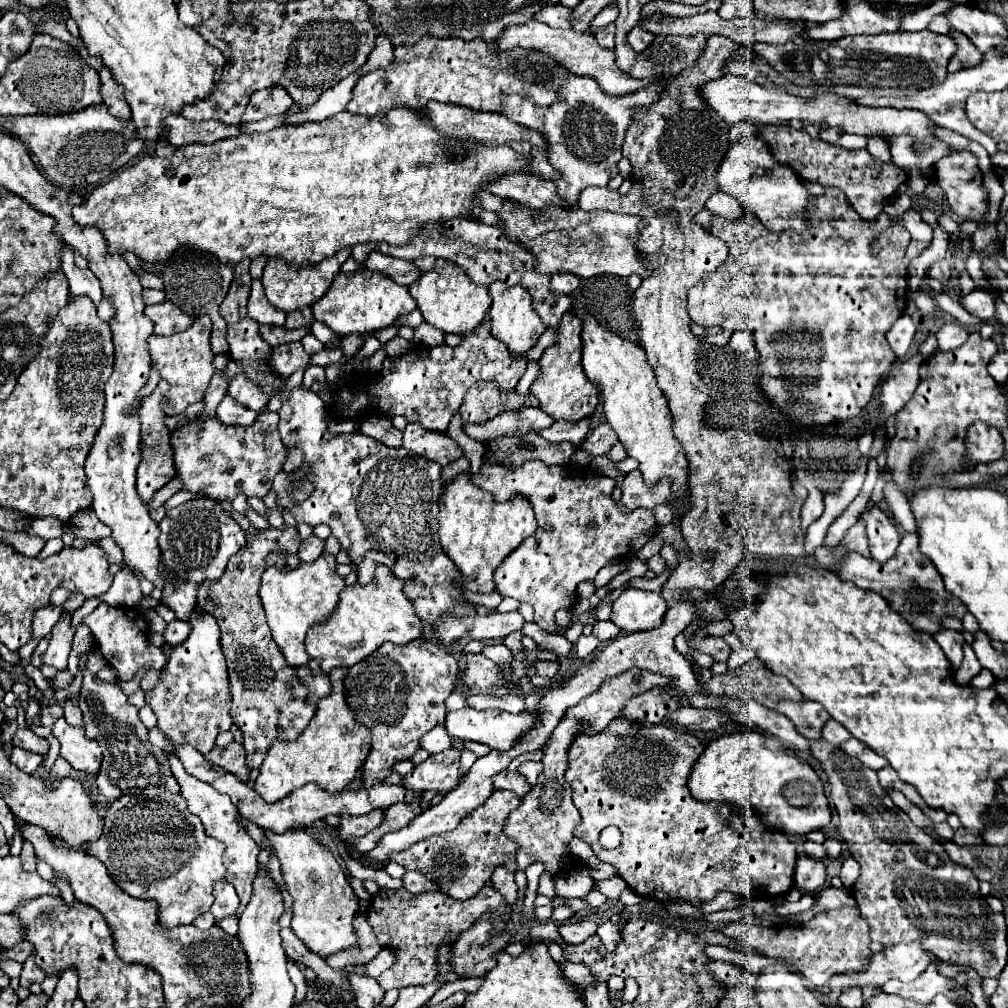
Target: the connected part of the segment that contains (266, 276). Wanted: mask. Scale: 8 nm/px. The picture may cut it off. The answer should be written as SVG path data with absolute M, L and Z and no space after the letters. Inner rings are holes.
M345 247L341 249L337 255L329 257L329 259L323 259L321 263L317 265L311 265L311 267L289 267L289 263L283 263L281 259L269 259L265 269L263 269L263 287L265 287L265 295L267 299L281 311L295 311L295 309L301 309L301 307L309 307L313 305L317 299L321 299L327 289L331 287L335 275L341 271L341 265L349 259L351 255L351 247Z

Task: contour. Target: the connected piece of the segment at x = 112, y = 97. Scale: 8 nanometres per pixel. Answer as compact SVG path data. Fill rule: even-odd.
M103 67L101 73L101 97L103 97L103 105L109 109L109 113L121 121L129 121L131 119L131 111L129 105L123 99L123 91L121 85L113 79L113 75L109 75L109 69Z

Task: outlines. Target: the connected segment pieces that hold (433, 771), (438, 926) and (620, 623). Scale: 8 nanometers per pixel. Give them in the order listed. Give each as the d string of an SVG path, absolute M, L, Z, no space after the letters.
M451 747L441 753L429 755L427 761L423 761L421 765L415 765L415 769L407 773L399 785L409 791L435 789L435 791L447 793L461 779L463 775L459 773L459 749Z
M483 887L473 899L463 903L441 895L441 891L413 895L405 889L379 889L371 899L367 923L371 925L379 947L393 951L395 963L377 977L377 983L385 991L391 987L403 989L409 985L431 983L437 975L437 951L441 943L455 943L459 935L471 929L487 911L491 913L493 935L499 935L505 929L505 923L513 917L513 905L507 905L507 901L491 887Z
M627 589L615 603L611 621L625 633L635 633L641 629L653 629L661 625L667 611L667 601L661 593Z

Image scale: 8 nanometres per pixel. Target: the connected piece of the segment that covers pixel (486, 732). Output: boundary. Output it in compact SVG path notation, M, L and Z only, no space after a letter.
M459 709L459 711L449 711L447 717L445 717L445 729L451 737L455 739L463 739L463 741L477 741L477 743L485 743L489 745L491 749L509 749L513 747L513 743L525 733L529 731L531 727L537 725L537 715L535 713L521 713L521 715L511 715L511 713L505 713L501 709L483 709L483 711L477 711L477 709Z

